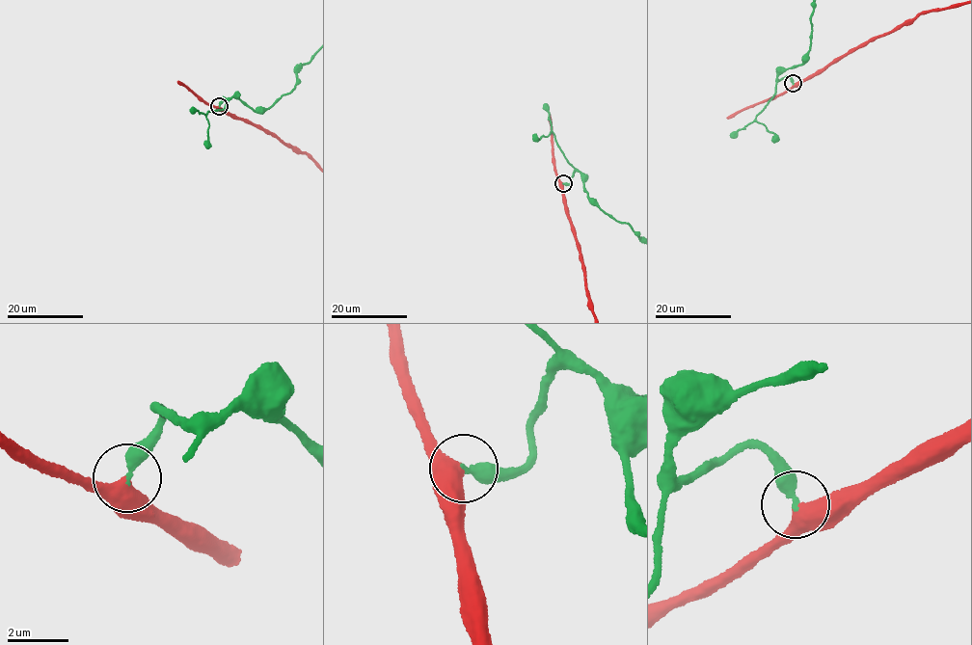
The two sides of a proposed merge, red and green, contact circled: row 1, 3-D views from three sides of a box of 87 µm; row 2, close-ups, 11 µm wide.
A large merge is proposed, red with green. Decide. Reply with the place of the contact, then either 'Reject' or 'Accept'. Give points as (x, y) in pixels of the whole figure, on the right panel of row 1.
Place: (793, 83). Accept

